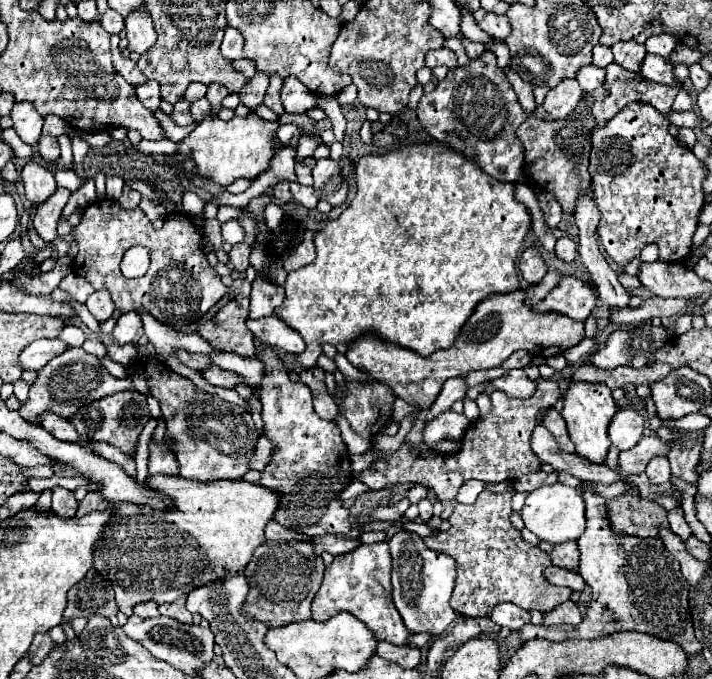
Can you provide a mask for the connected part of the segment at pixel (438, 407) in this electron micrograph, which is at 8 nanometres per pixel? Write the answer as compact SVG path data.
M463 376L449 378L449 380L443 384L441 394L437 396L437 400L433 402L433 406L429 408L429 416L427 416L427 420L437 418L441 412L451 410L451 404L453 404L455 400L463 400L463 398L465 398L465 394L467 394L465 378L463 378Z

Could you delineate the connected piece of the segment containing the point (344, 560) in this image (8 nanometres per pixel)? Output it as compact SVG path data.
M387 542L361 544L349 554L335 556L335 560L325 570L323 584L311 604L311 610L317 622L325 622L339 612L349 612L367 624L377 640L391 644L407 644L407 638L411 636L391 600L391 554Z

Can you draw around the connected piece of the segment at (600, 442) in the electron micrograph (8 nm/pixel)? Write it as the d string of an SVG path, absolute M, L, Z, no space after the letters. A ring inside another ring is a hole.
M571 382L565 392L565 406L561 410L561 416L567 422L569 436L575 444L575 454L587 458L593 464L603 464L611 446L611 440L607 436L607 426L611 418L615 416L617 406L611 396L611 390L605 384L589 384L589 382Z

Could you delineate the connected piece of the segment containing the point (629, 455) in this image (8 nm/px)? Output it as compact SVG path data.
M657 436L641 438L633 448L621 452L619 470L627 474L641 474L645 472L645 466L653 456L661 456L667 452L669 452L669 444L661 442Z

